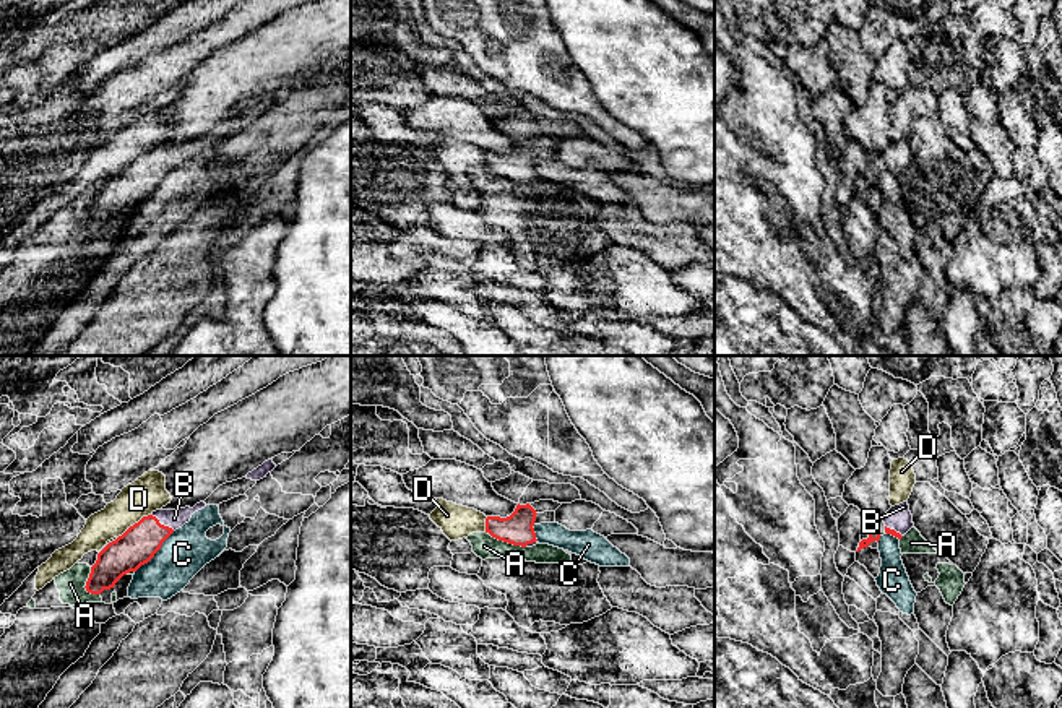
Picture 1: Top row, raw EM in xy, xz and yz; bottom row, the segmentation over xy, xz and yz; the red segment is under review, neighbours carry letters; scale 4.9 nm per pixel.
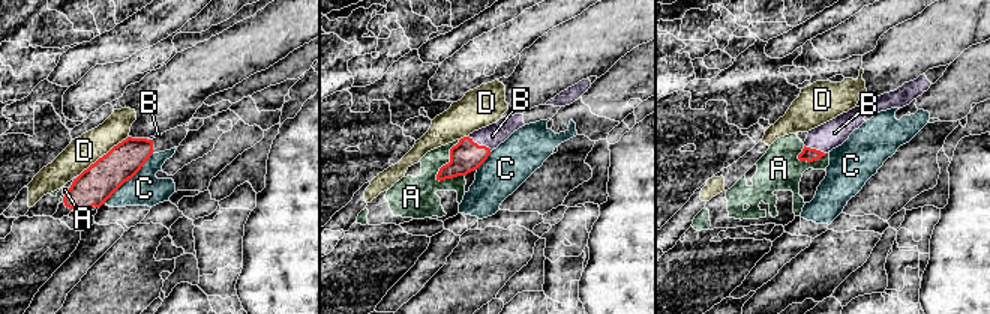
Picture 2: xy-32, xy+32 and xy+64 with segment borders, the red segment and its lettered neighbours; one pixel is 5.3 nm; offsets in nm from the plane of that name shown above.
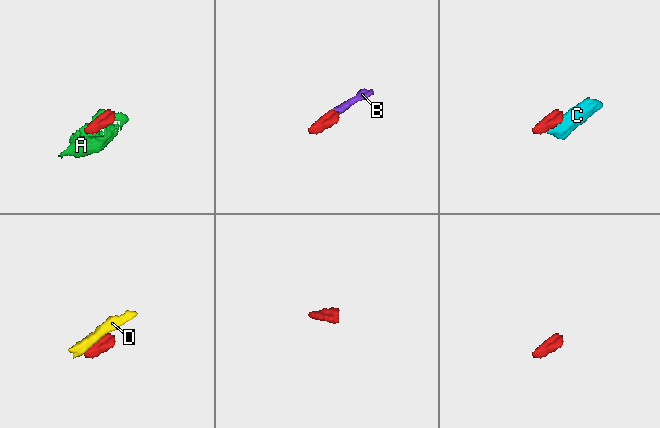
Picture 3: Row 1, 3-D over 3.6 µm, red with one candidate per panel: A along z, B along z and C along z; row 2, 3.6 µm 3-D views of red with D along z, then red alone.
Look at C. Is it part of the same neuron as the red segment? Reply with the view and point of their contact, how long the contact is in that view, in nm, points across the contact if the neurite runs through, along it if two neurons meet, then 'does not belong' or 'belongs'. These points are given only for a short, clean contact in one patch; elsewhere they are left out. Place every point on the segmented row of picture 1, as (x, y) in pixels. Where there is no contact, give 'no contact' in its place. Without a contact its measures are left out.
xy (156, 551) | 280 nm | along xy (174, 531), (135, 572) | does not belong

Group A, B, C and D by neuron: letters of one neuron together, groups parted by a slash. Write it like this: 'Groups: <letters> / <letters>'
Groups: A / B / C / D

